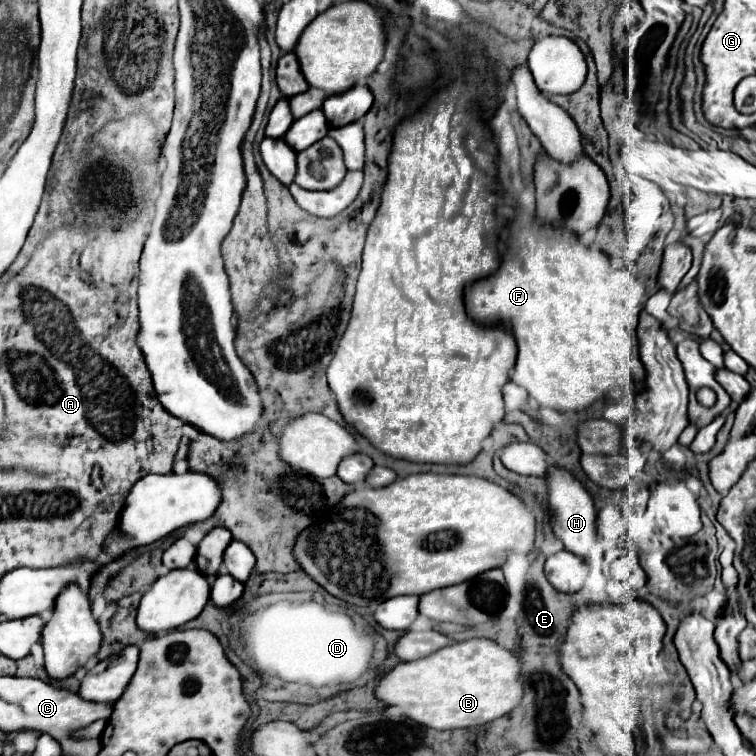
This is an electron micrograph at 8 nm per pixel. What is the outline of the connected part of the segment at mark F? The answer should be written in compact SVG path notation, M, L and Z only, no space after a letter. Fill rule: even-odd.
M515 210L515 214L509 226L511 244L499 270L465 290L465 306L473 320L485 326L501 322L513 330L517 338L517 364L511 380L523 386L539 406L557 412L587 410L613 390L621 394L633 392L631 346L639 320L637 304L641 312L655 288L627 268L611 268L609 258L597 245L587 245L580 238L567 238L567 234L559 234L559 230L543 230L535 216L523 216L519 210Z

